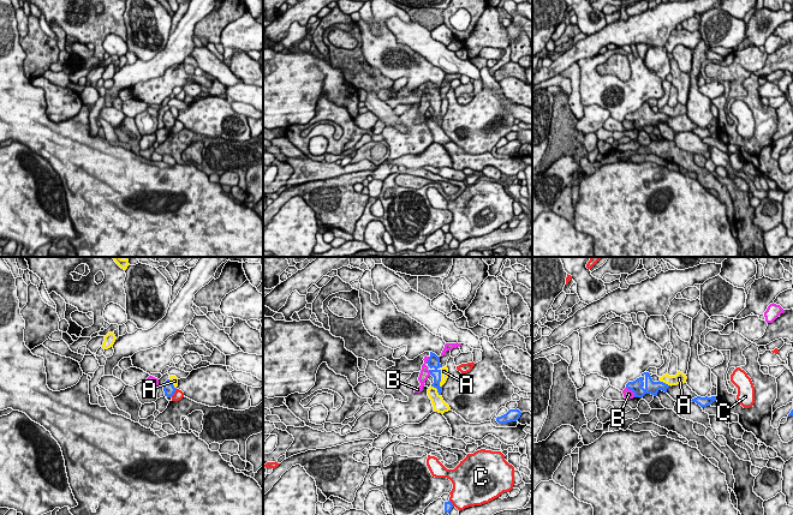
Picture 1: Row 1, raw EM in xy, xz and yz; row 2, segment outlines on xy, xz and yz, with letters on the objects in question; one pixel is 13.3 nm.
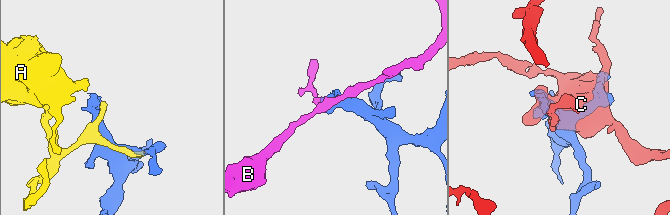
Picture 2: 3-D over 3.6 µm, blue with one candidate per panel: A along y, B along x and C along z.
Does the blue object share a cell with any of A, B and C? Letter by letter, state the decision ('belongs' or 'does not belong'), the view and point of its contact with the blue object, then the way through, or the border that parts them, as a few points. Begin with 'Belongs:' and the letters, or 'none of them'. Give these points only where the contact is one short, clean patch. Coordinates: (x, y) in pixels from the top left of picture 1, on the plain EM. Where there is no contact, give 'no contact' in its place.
Belongs: none of them
A: does not belong; meets blue in xz at (440, 109)
B: does not belong; meets blue in yz at (632, 121)
C: does not belong; meets blue in xy at (174, 123)

